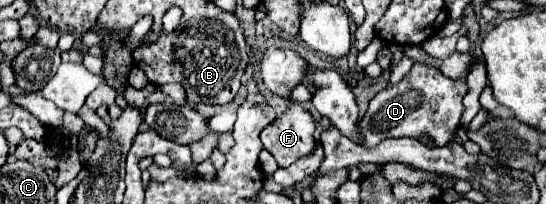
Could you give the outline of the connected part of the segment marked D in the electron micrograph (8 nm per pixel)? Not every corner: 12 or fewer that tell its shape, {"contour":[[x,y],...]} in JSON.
{"contour":[[413,64],[359,122],[361,146],[427,136],[447,146],[467,84]]}

